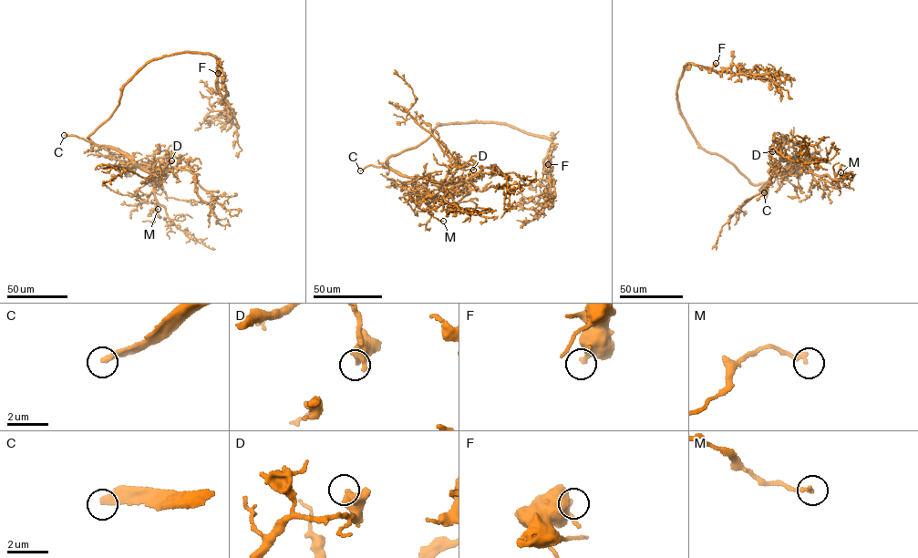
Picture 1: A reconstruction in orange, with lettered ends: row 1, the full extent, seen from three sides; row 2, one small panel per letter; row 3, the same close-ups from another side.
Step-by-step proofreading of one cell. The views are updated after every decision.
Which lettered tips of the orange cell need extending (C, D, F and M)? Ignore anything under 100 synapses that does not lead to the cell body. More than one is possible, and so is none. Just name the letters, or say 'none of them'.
C

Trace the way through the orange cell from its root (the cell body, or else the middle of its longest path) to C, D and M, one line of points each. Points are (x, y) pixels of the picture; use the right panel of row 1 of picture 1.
C: (723, 158), (750, 182), (764, 183), (758, 189), (764, 192)
D: (723, 158), (750, 182), (760, 184), (768, 180), (773, 170), (790, 167), (777, 170), (770, 154), (772, 151)
M: (723, 158), (755, 184), (766, 181), (773, 170), (791, 165), (807, 167), (827, 186), (835, 188), (840, 172)

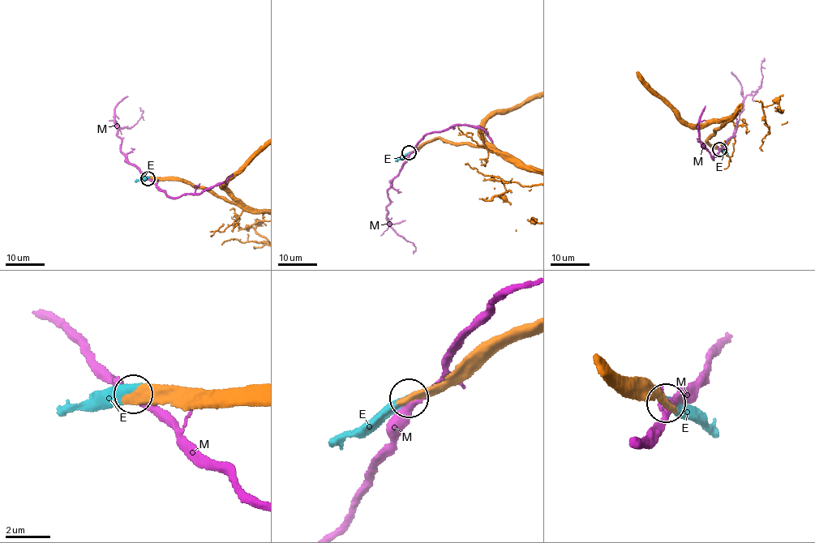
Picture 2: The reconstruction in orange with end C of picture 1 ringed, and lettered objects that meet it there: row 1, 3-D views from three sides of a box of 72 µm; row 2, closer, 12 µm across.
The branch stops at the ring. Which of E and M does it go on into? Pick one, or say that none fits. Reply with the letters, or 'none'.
E

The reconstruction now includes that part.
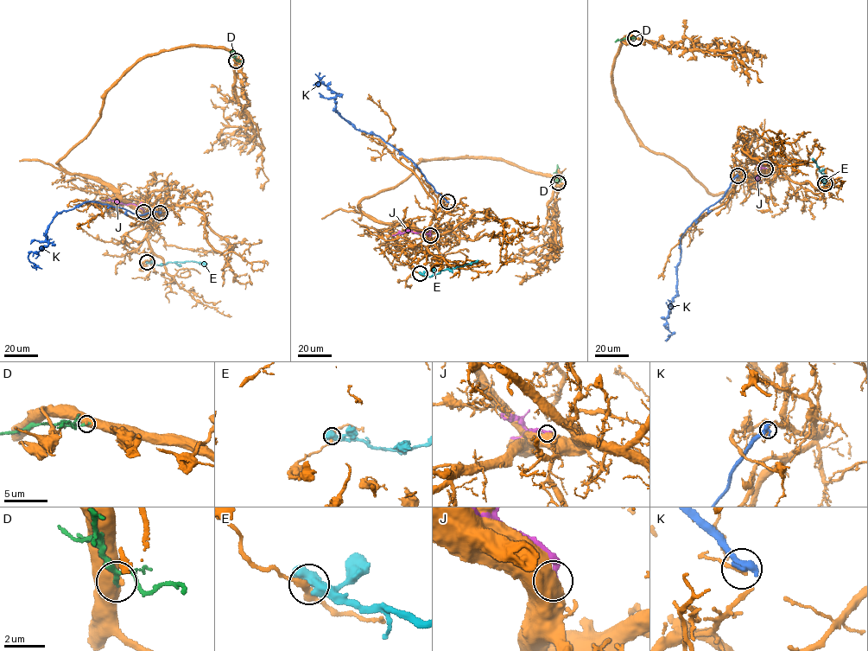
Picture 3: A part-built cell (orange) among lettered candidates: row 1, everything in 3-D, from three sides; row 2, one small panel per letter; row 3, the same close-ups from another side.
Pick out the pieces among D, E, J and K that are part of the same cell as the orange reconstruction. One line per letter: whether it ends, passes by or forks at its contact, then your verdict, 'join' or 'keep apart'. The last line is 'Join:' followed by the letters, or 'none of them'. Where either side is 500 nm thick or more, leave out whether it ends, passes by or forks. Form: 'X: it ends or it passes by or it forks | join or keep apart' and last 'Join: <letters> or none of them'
D: keep apart
E: keep apart
J: keep apart
K: keep apart
Join: none of them

